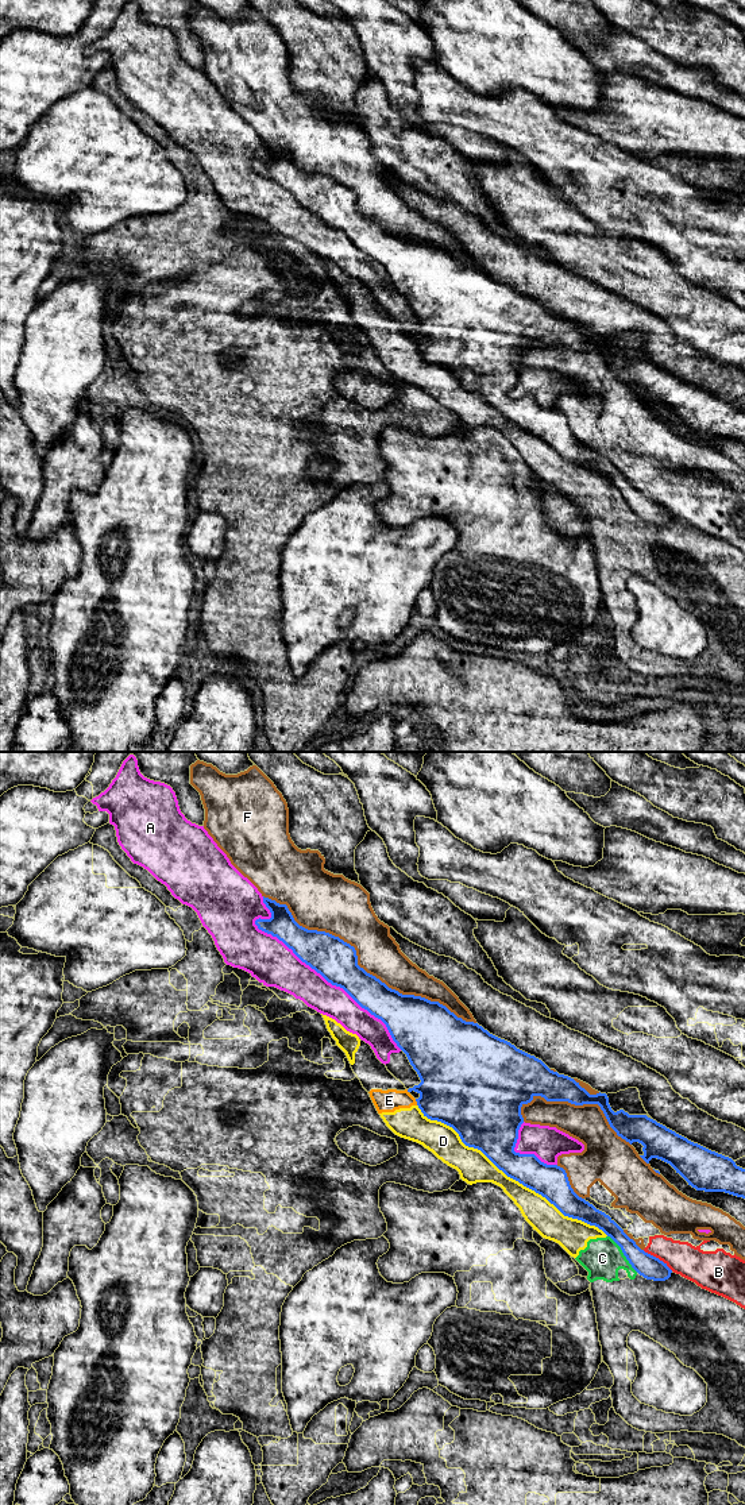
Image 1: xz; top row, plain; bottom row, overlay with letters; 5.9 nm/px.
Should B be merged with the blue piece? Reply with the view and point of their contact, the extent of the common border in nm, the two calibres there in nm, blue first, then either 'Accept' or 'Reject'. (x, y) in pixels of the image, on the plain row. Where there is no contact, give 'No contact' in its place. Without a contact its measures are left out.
Touches blue at xz (657, 502). Shared border 220 nm. Thickness 140 nm (blue) against 200 nm. Reject

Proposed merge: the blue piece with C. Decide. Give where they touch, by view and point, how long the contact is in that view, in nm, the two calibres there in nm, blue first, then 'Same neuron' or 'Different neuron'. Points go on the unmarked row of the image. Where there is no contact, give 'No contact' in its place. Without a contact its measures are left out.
Touches blue at xz (624, 498). Shared border 280 nm. Thickness 140 nm (blue) against 240 nm. Different neuron

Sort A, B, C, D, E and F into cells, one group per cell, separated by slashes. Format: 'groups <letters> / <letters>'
groups A / B F / C D E

